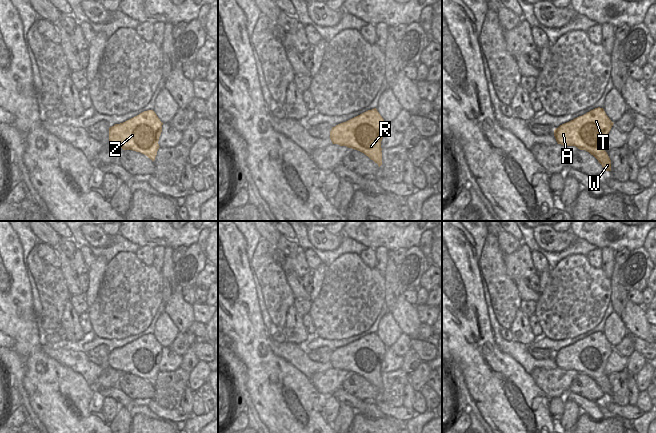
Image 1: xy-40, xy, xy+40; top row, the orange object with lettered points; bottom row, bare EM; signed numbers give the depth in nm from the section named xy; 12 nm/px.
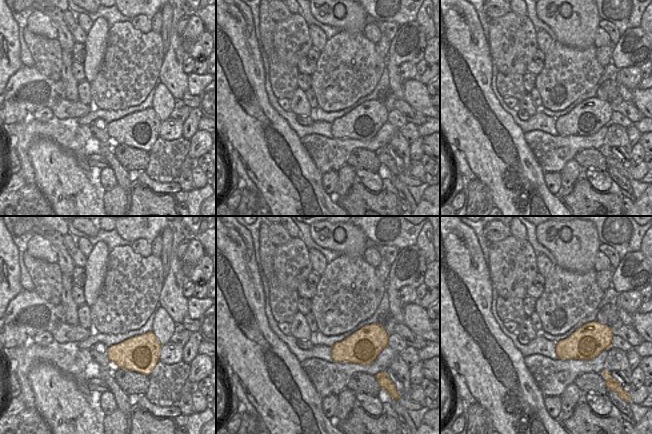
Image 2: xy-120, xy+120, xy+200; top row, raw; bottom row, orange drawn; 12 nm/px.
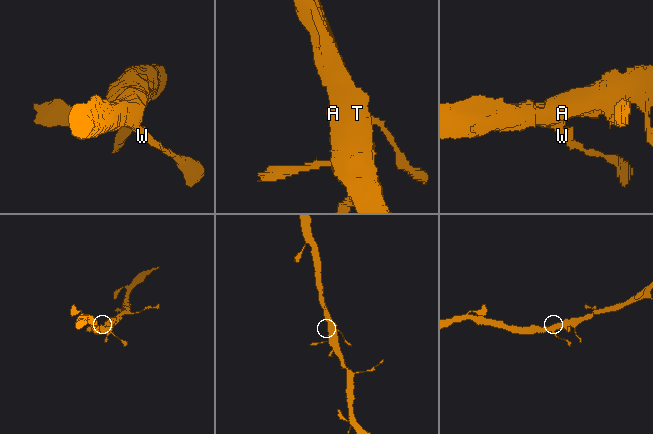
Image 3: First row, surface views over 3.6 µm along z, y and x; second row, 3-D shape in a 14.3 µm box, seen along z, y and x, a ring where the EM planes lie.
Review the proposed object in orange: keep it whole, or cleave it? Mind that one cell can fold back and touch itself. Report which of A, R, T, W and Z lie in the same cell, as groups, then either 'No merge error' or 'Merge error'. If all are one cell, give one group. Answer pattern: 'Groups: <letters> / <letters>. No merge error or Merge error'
Groups: A R T W Z. No merge error

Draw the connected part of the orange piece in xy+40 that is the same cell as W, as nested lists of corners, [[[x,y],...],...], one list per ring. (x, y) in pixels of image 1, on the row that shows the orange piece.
[[[595,108],[554,129],[558,144],[575,146],[593,155],[605,171],[611,171],[611,160],[605,151],[605,141],[613,122],[603,108]]]

